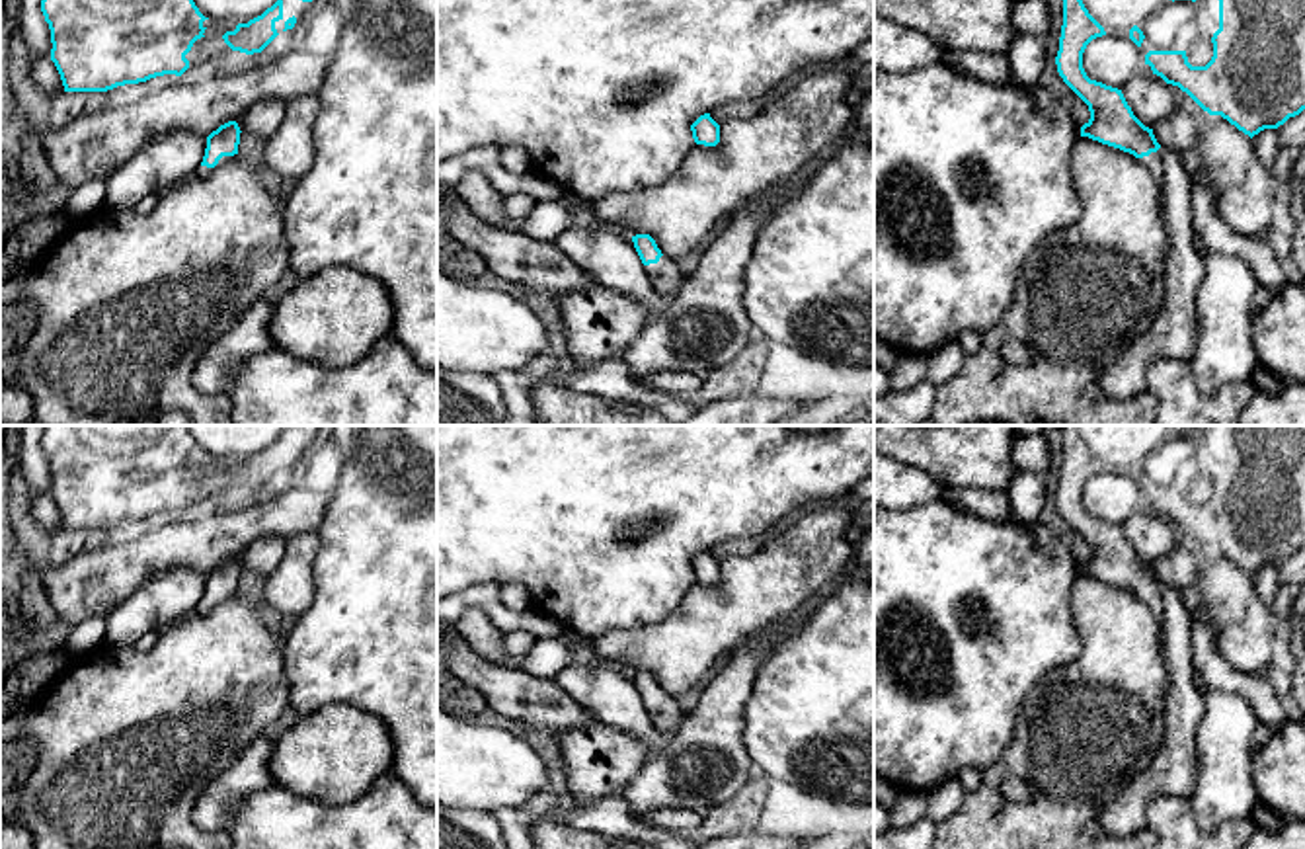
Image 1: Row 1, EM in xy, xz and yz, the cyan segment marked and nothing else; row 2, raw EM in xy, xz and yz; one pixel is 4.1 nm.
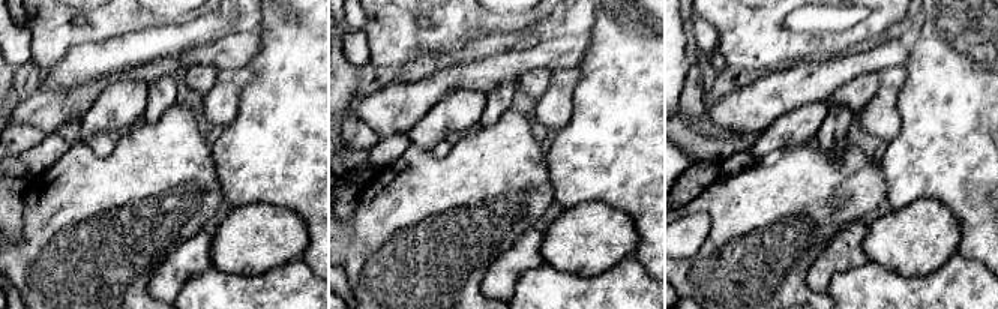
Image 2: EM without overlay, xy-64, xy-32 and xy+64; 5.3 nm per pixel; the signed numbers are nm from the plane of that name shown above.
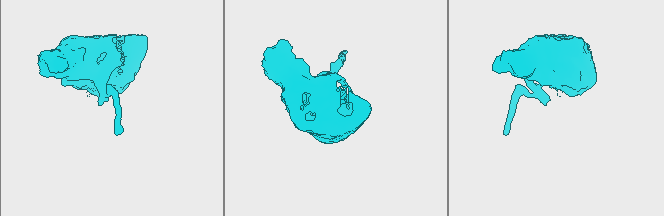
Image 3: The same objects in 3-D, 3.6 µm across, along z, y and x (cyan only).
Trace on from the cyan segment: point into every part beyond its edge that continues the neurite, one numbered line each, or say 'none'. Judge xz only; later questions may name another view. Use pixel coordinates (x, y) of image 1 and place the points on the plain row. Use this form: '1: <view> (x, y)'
1: xz (664, 713)

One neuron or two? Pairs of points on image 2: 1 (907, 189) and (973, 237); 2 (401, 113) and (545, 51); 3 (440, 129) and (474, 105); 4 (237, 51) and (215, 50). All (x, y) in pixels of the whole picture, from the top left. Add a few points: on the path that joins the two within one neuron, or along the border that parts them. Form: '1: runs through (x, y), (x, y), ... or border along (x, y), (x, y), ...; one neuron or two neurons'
1: runs through (928, 189), (943, 189), (970, 216); one neuron
2: runs through (437, 84), (450, 77), (483, 75), (509, 66); one neuron
3: runs through (449, 120), (465, 105); one neuron
4: runs through (231, 51), (221, 51); one neuron

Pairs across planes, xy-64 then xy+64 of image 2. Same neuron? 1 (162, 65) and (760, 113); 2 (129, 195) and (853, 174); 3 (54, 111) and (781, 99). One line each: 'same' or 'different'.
1: same
2: same
3: same

